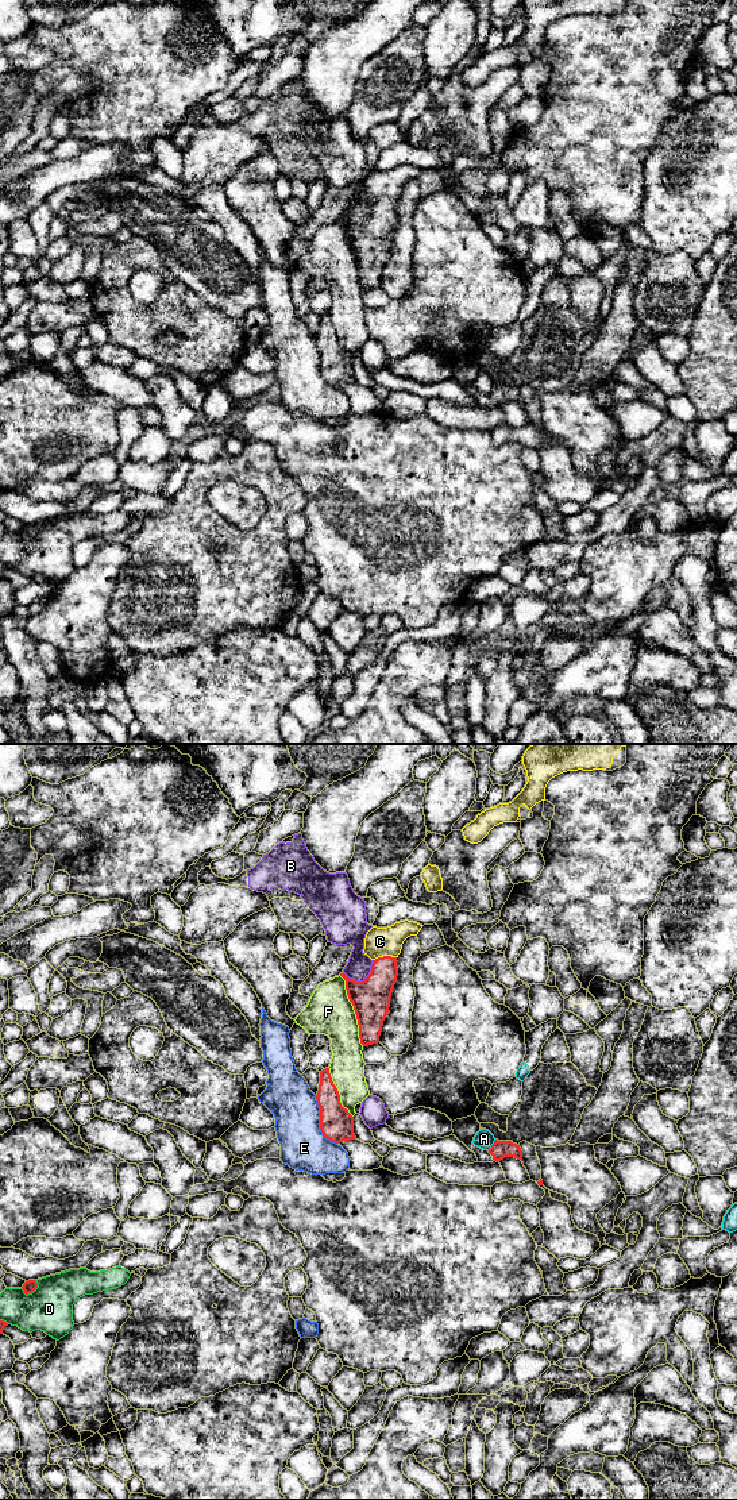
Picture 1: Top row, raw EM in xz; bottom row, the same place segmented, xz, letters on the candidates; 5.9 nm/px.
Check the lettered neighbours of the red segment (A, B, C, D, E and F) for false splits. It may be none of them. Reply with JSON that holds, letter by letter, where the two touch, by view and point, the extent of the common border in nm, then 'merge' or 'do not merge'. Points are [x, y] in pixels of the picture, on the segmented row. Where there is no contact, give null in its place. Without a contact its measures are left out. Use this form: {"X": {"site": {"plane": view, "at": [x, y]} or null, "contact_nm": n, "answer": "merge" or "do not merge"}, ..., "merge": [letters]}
{"A": {"site": {"plane": "xz", "at": [492, 1145]}, "contact_nm": 80, "answer": "do not merge"}, "B": {"site": {"plane": "xz", "at": [363, 980]}, "contact_nm": 200, "answer": "do not merge"}, "C": {"site": {"plane": "xz", "at": [384, 956]}, "contact_nm": 150, "answer": "merge"}, "D": {"site": {"plane": "xz", "at": [30, 1292]}, "contact_nm": 120, "answer": "do not merge"}, "E": {"site": {"plane": "xz", "at": [320, 1122]}, "contact_nm": 320, "answer": "do not merge"}, "F": {"site": {"plane": "xz", "at": [354, 1009]}, "contact_nm": 440, "answer": "do not merge"}, "merge": ["C"]}

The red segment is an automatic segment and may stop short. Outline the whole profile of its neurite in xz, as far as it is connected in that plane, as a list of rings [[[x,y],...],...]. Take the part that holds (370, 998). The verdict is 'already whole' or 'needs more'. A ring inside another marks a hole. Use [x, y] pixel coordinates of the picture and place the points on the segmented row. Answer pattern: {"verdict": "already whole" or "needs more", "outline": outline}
{"verdict": "needs more", "outline": [[[408,919],[387,928],[373,926],[366,934],[363,949],[363,953],[373,960],[370,975],[363,982],[356,982],[340,973],[356,1014],[363,1046],[379,1042],[398,976],[397,957],[404,941],[417,936],[421,928],[422,925]]]}

